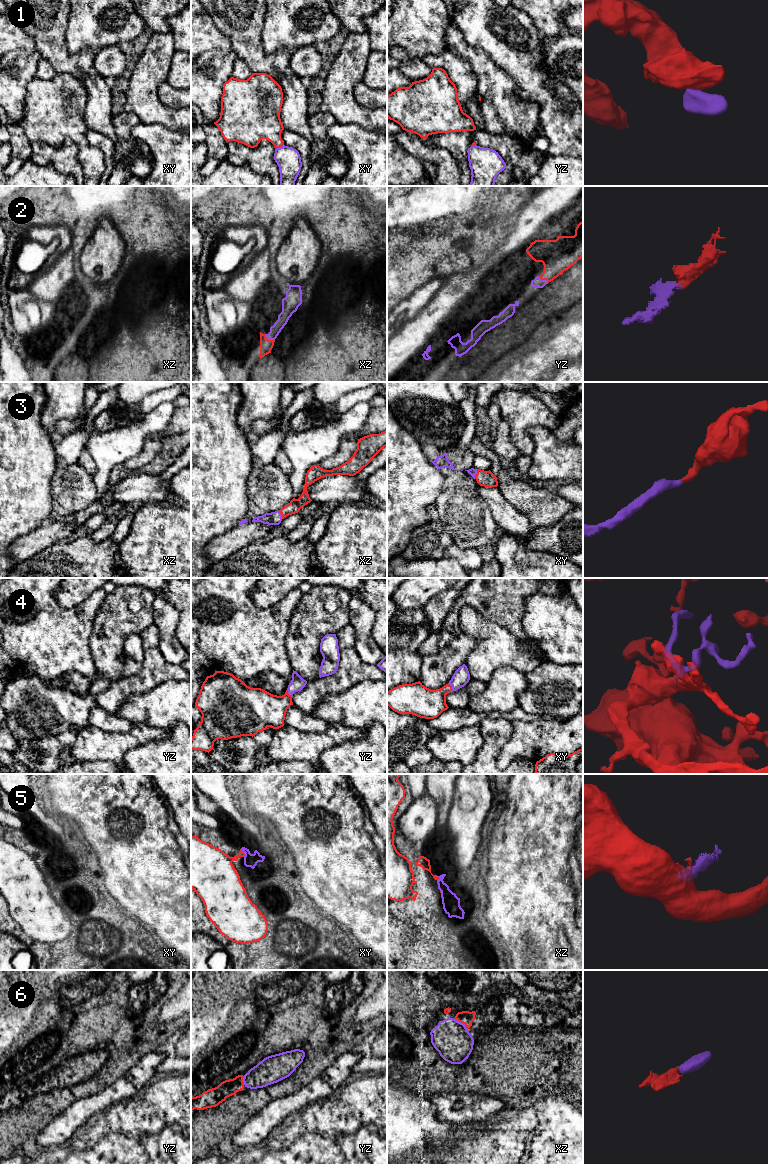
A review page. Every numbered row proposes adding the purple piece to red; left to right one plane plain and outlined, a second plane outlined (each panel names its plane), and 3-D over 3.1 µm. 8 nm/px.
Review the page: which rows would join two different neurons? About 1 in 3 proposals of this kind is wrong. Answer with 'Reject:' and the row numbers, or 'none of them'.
Reject: 5

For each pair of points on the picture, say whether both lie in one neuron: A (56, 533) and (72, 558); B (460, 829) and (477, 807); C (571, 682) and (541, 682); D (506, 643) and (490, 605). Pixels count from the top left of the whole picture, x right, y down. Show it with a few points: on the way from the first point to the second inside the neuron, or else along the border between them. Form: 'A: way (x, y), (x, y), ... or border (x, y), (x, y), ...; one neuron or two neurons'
A: border (57, 541), (36, 553); two neurons
B: way (465, 824), (466, 818), (472, 812); one neuron
C: way (564, 682), (548, 682); one neuron
D: border (478, 612), (518, 637); two neurons

